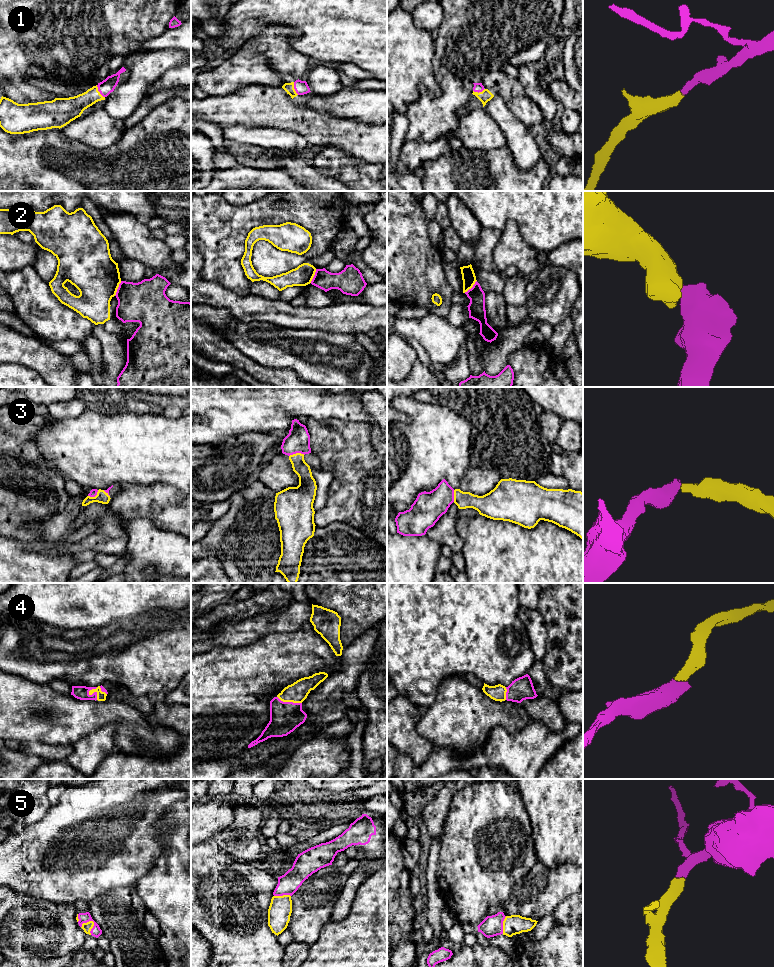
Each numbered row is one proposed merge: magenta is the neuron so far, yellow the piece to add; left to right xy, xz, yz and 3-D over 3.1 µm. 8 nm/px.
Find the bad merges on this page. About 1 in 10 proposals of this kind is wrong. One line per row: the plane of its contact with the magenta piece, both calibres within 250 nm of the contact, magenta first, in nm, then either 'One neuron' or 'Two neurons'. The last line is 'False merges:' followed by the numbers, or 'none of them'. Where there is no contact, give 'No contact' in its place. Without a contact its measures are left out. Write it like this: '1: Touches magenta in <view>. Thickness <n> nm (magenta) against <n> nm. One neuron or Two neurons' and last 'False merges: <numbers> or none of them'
1: Touches magenta in xy. Thickness 120 nm (magenta) against 170 nm. One neuron
2: Touches magenta in xy. Thickness 340 nm (magenta) against 380 nm. Two neurons
3: Touches magenta in xz. Thickness 190 nm (magenta) against 130 nm. One neuron
4: Touches magenta in xy. Thickness 110 nm (magenta) against 80 nm. One neuron
5: Touches magenta in xy. Thickness 80 nm (magenta) against 70 nm. One neuron
False merges: 2

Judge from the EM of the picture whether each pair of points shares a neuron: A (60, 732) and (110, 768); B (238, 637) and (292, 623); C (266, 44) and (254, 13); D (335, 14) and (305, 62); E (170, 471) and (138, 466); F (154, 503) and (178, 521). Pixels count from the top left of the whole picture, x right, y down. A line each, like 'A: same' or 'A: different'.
A: different
B: same
C: different
D: different
E: same
F: same

